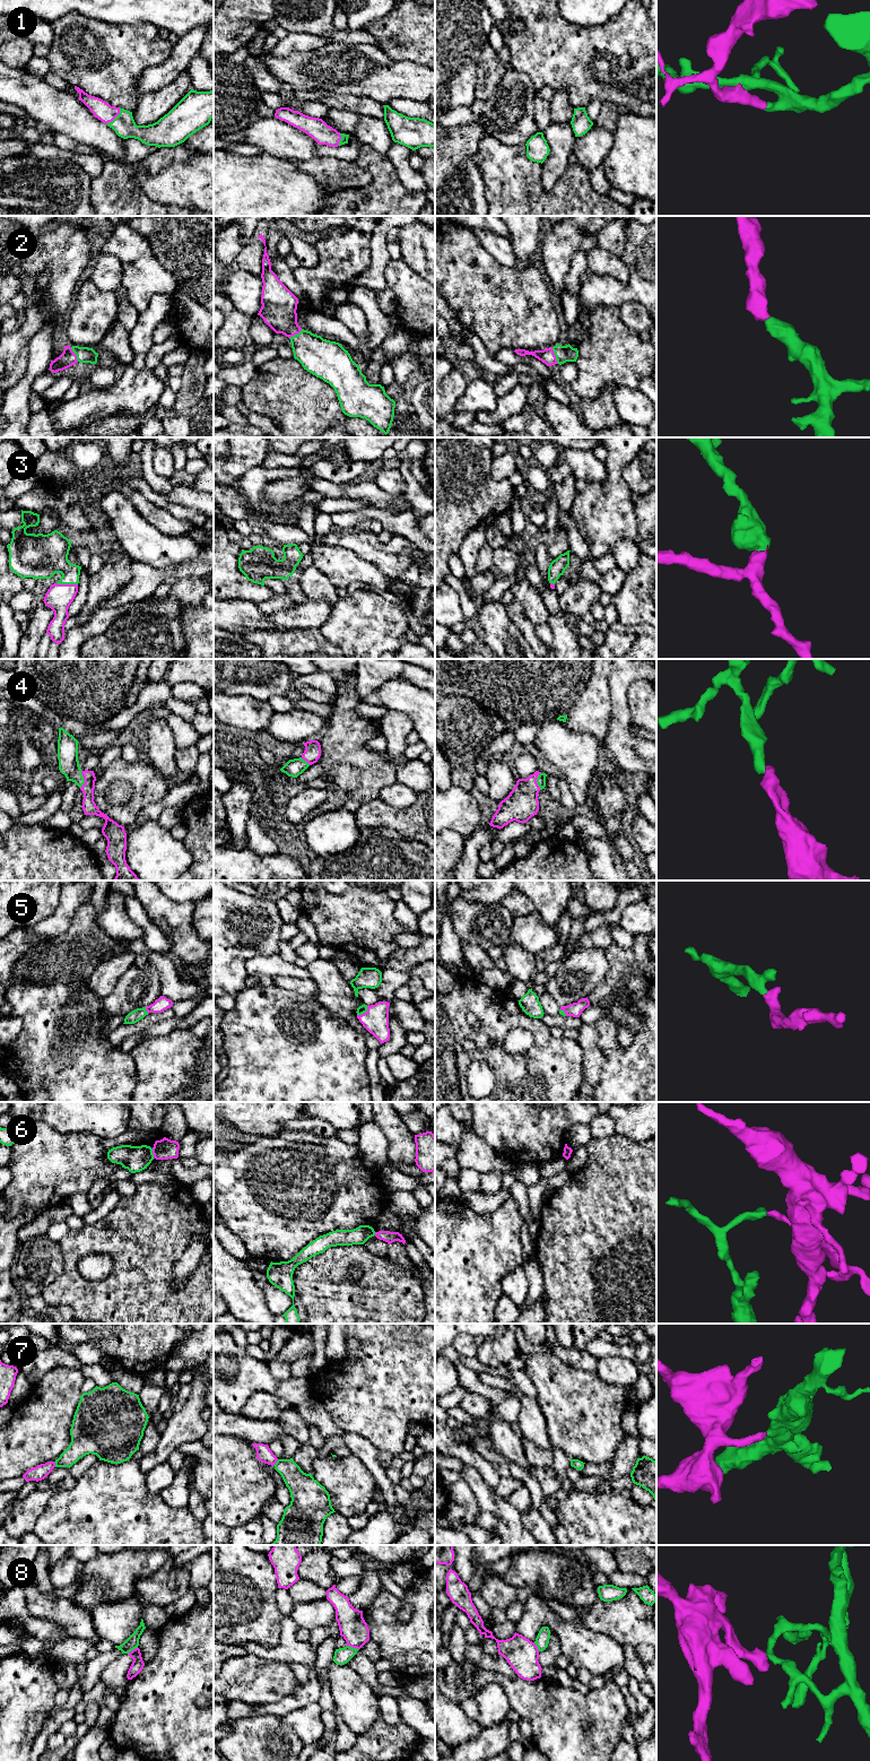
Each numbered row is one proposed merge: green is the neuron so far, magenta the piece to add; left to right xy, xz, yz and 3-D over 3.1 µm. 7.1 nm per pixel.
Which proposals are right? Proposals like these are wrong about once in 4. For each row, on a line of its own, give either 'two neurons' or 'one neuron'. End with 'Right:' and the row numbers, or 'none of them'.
1: one neuron
2: one neuron
3: one neuron
4: one neuron
5: one neuron
6: two neurons
7: two neurons
8: two neurons
Right: 1, 2, 3, 4, 5

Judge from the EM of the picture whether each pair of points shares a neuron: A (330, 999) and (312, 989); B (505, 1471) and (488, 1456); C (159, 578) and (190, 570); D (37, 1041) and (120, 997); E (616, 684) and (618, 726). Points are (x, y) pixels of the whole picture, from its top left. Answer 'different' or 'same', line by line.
A: different
B: same
C: same
D: different
E: same

